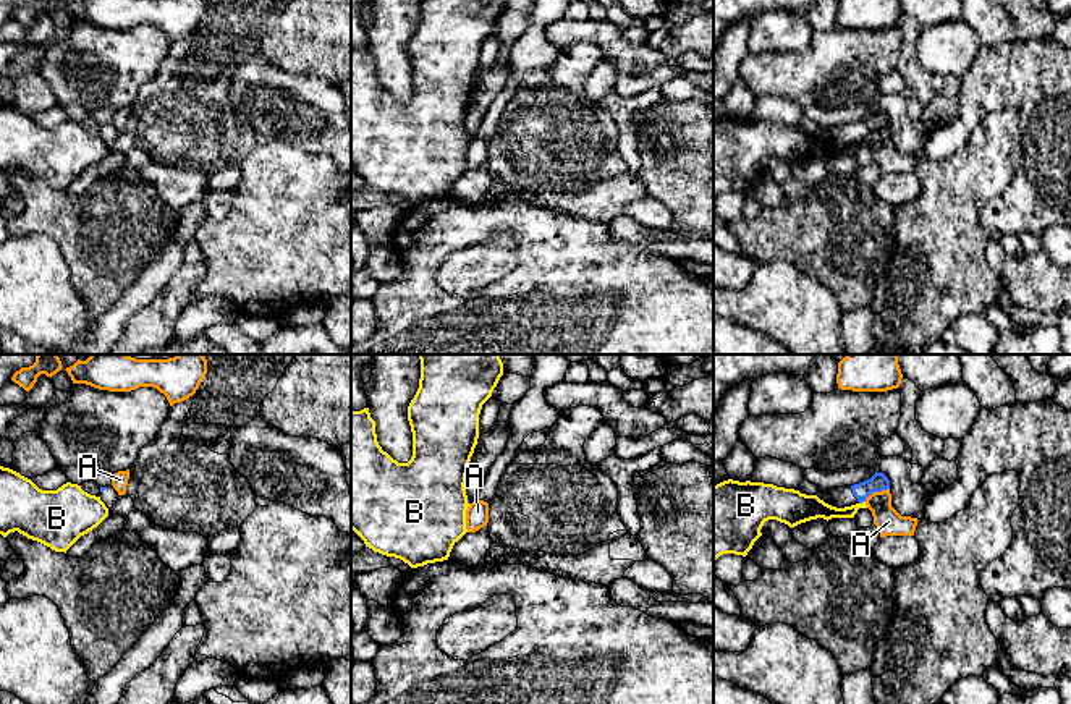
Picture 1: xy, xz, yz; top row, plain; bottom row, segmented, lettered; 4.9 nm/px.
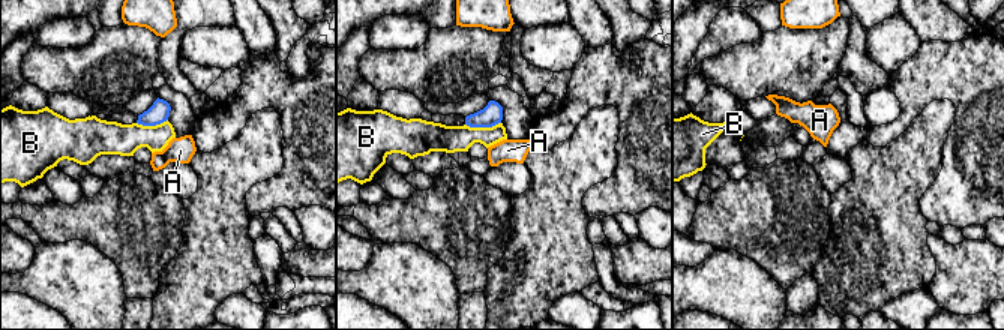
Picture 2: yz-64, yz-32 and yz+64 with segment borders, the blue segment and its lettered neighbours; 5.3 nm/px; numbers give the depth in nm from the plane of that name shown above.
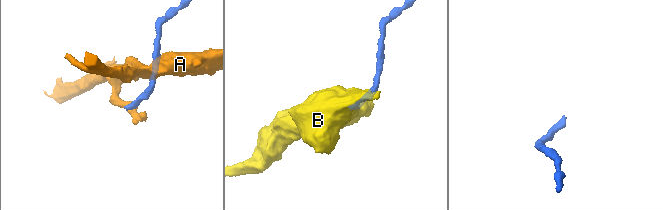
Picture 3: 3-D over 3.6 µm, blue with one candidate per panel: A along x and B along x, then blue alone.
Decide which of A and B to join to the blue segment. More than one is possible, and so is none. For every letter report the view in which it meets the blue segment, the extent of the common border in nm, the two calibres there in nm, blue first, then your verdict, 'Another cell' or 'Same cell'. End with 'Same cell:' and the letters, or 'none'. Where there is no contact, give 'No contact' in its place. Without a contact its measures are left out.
A: Touches blue in yz. Shared border 140 nm. Thickness 90 nm (blue) against 130 nm. Another cell
B: Touches blue in yz. Shared border 40 nm. Thickness 90 nm (blue) against 120 nm. Another cell
Same cell: none

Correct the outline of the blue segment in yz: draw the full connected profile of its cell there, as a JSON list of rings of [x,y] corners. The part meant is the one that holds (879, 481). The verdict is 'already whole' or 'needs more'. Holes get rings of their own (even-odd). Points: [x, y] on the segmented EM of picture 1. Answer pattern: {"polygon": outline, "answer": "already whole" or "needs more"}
{"polygon": [[[875,471],[875,474],[864,482],[833,487],[830,490],[825,490],[823,494],[817,494],[817,497],[832,507],[845,508],[856,503],[862,503],[870,494],[882,492],[887,489],[890,489],[888,477],[883,473]]], "answer": "needs more"}

